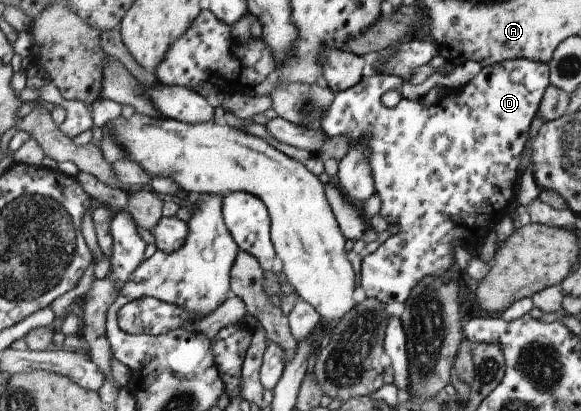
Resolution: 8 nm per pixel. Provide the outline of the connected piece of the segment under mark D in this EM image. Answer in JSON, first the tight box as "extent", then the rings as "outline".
{"extent":[323,58,551,304],"outline":[[[529,58],[508,59],[497,65],[483,67],[475,77],[458,89],[449,89],[444,93],[441,92],[437,100],[431,105],[425,104],[424,96],[421,100],[408,100],[402,98],[400,102],[393,108],[387,108],[383,104],[383,94],[389,90],[400,91],[403,88],[404,80],[399,76],[379,75],[368,73],[357,86],[349,88],[344,92],[337,93],[332,106],[329,106],[329,112],[323,118],[323,130],[329,137],[344,136],[350,148],[353,148],[357,142],[361,142],[361,146],[369,146],[371,152],[371,168],[373,168],[373,180],[375,180],[375,190],[377,196],[381,199],[380,216],[382,216],[388,224],[399,225],[400,230],[389,236],[373,253],[363,257],[360,264],[360,287],[359,292],[362,298],[375,298],[381,302],[390,304],[399,302],[405,304],[412,296],[413,290],[425,280],[425,278],[443,278],[447,277],[447,272],[453,268],[455,263],[455,254],[453,253],[453,243],[458,242],[460,247],[466,249],[475,249],[478,242],[483,243],[487,234],[495,230],[495,226],[501,222],[501,218],[511,216],[513,201],[518,202],[519,186],[522,186],[522,176],[524,172],[519,172],[519,162],[521,162],[521,154],[525,150],[525,144],[529,142],[529,132],[531,132],[531,124],[535,114],[541,108],[541,100],[545,90],[551,85],[550,80],[550,64],[535,62]]]}

